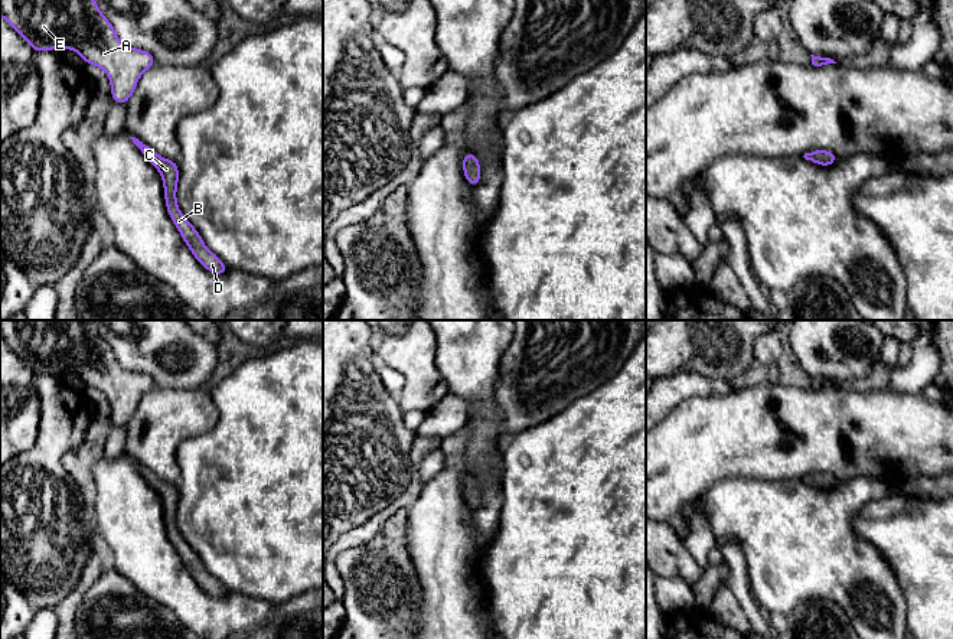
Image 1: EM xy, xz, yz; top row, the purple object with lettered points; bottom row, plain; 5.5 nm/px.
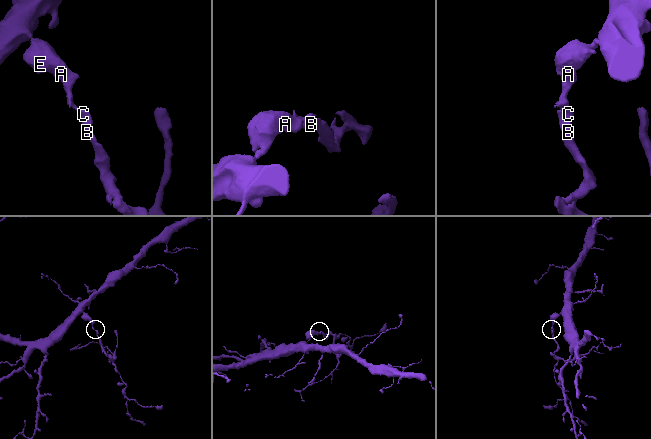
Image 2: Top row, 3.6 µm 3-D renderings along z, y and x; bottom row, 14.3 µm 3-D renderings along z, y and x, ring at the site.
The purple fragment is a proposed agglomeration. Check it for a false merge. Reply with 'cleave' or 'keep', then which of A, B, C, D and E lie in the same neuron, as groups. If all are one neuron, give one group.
keep; groups A B C D E

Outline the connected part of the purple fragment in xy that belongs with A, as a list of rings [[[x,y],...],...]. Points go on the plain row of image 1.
[[[0,320],[0,339],[35,375],[65,371],[81,378],[85,387],[105,394],[112,424],[127,427],[140,400],[156,385],[150,375],[125,369],[92,320]]]

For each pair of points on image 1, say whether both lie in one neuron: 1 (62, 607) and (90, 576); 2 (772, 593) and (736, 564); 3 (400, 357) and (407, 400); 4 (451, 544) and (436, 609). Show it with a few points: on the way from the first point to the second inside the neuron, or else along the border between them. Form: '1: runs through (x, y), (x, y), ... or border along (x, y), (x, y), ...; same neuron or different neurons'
1: runs through (71, 600), (82, 584); same neuron
2: border along (734, 541), (744, 557), (748, 582); different neurons
3: runs through (410, 367), (411, 390); same neuron
4: runs through (444, 560), (444, 593); same neuron

